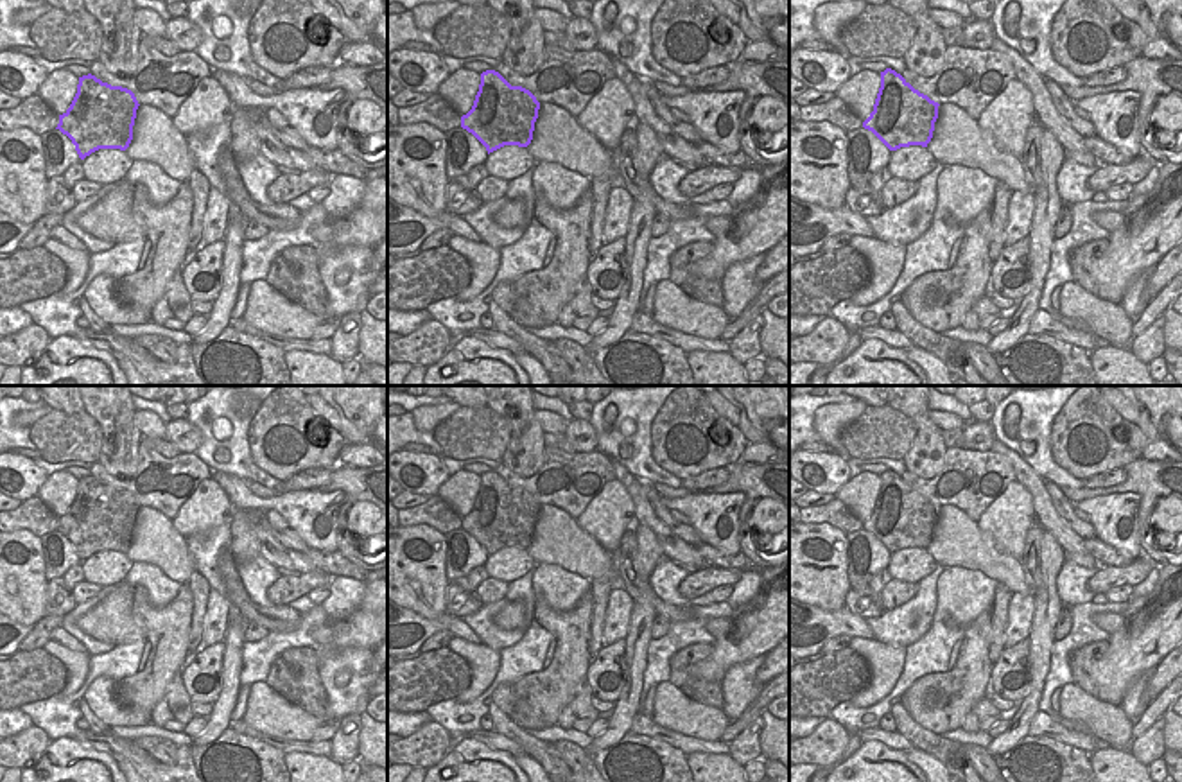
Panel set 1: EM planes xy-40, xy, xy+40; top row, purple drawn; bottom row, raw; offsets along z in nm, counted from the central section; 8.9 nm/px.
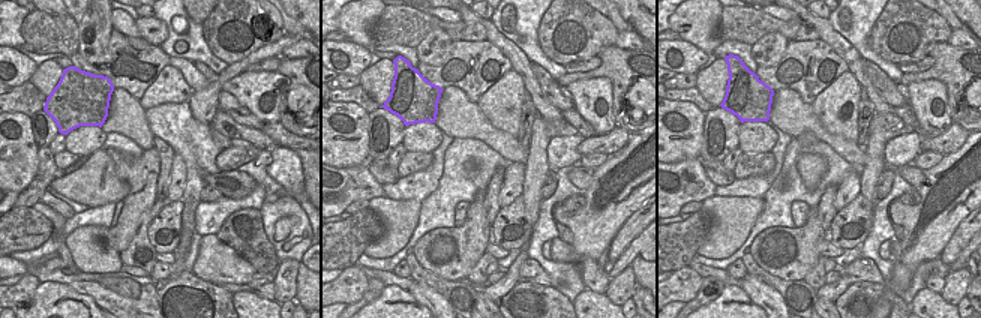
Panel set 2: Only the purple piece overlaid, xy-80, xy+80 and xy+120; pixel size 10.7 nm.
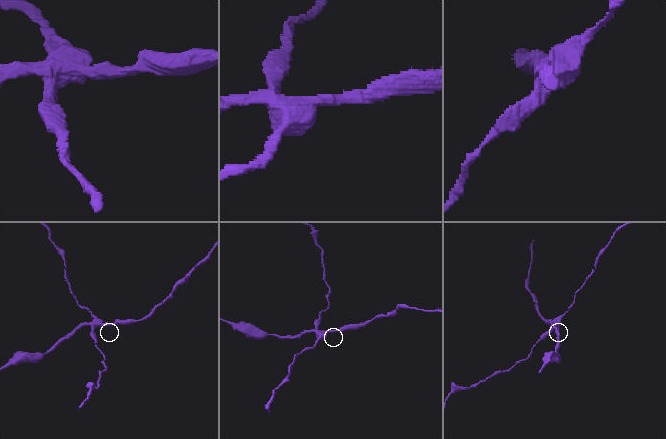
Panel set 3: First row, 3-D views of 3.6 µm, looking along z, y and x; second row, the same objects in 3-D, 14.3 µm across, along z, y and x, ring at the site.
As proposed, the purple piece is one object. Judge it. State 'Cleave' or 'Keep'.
Cleave.

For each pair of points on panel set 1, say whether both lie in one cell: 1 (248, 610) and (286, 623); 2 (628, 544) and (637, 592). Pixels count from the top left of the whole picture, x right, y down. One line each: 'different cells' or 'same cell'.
1: same cell
2: same cell

